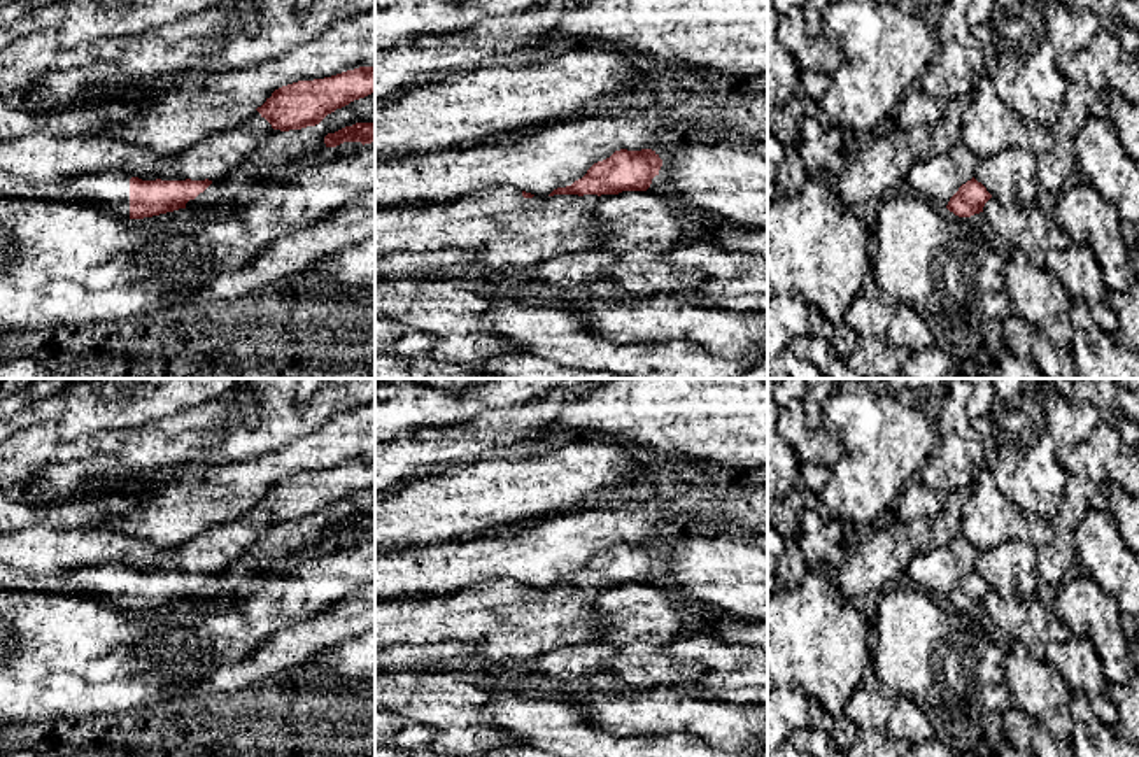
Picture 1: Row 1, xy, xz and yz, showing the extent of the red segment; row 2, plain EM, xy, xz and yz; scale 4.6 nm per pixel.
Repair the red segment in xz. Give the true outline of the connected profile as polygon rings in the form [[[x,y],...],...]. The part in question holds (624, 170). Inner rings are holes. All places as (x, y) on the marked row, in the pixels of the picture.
[[[652,149],[615,151],[594,163],[571,186],[557,187],[548,196],[534,196],[512,186],[498,186],[471,193],[450,203],[424,209],[375,210],[375,256],[393,252],[438,252],[464,249],[477,256],[477,263],[491,270],[534,268],[566,252],[596,251],[601,233],[596,230],[596,209],[610,195],[622,191],[647,191],[659,175],[662,159]]]

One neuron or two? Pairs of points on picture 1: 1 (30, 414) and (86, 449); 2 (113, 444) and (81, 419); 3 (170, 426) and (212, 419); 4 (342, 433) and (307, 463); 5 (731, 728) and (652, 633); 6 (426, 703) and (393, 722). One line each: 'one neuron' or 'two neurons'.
1: two neurons
2: two neurons
3: one neuron
4: one neuron
5: two neurons
6: two neurons

